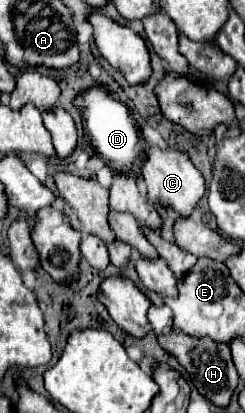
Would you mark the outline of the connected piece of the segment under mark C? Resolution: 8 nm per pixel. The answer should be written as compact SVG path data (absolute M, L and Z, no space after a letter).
M146 147L146 161L142 165L142 175L148 187L148 199L156 205L168 205L172 207L178 217L182 215L184 219L190 217L194 213L194 209L198 207L200 199L206 193L206 183L202 173L190 163L188 155L182 151L160 151L156 147Z

